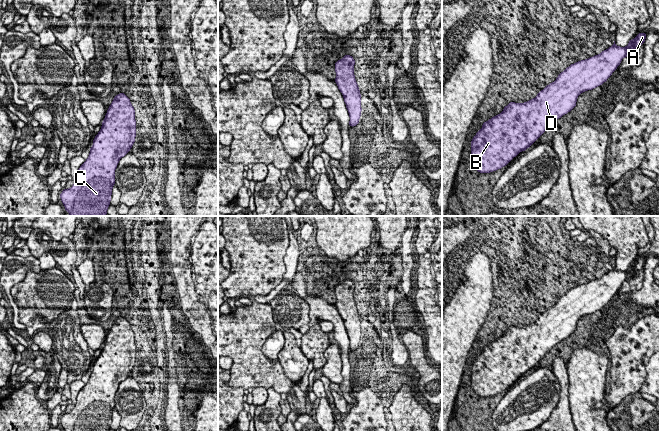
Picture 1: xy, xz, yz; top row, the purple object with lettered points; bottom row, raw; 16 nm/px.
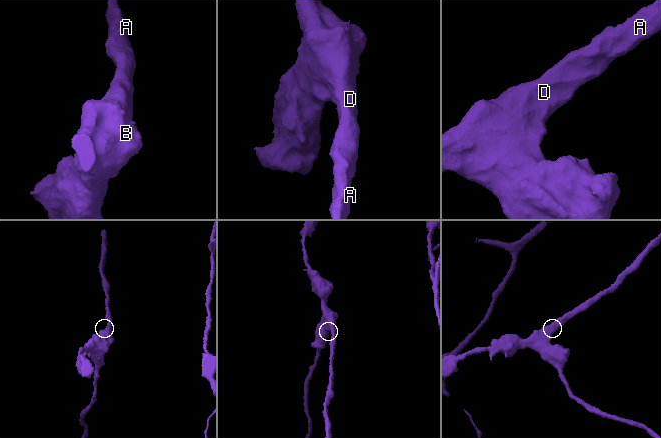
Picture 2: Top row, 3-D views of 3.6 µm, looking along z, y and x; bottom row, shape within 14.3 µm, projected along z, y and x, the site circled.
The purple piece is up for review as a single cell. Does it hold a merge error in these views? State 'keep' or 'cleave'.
keep

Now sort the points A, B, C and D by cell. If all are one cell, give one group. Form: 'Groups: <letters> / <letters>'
Groups: A B C D

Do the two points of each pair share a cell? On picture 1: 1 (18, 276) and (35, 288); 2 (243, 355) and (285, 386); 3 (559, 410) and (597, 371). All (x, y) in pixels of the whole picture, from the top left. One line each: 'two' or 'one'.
1: two
2: one
3: two

